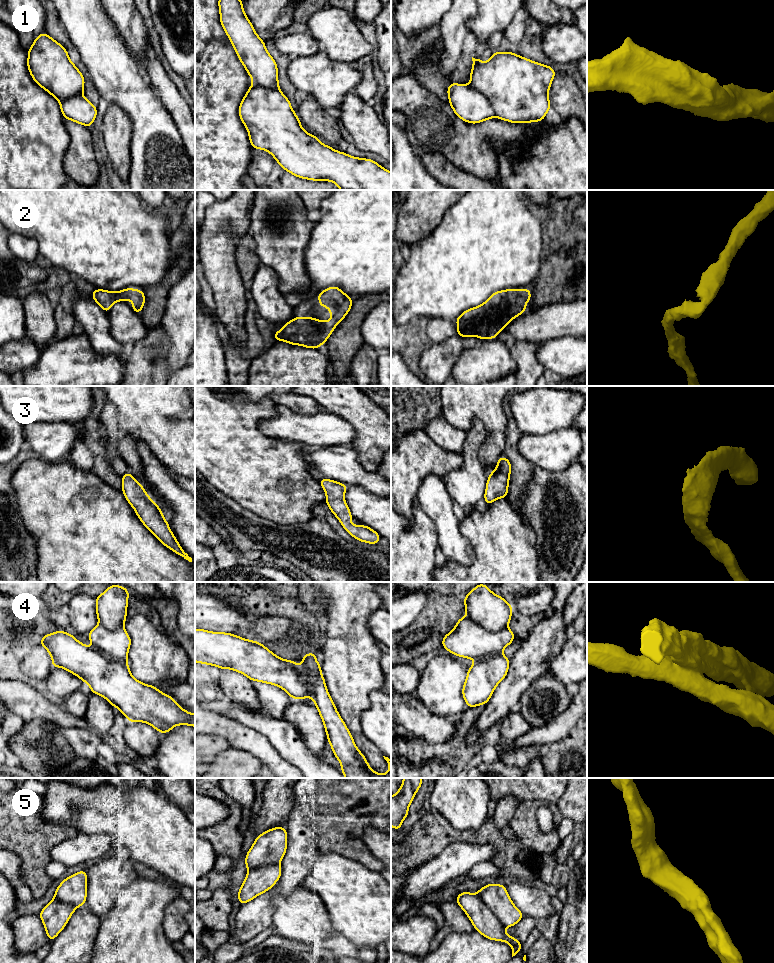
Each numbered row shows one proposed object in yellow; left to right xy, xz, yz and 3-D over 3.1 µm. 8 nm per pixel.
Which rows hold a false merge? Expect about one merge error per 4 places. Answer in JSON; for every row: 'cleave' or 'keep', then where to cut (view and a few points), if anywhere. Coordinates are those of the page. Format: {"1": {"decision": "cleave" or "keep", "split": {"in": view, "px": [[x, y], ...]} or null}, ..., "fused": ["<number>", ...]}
{"1": {"decision": "keep", "split": null}, "2": {"decision": "keep", "split": null}, "3": {"decision": "keep", "split": null}, "4": {"decision": "cleave", "split": {"in": "xy", "px": [[95, 647], [108, 656], [126, 663]]}}, "5": {"decision": "keep", "split": null}, "fused": ["4"]}

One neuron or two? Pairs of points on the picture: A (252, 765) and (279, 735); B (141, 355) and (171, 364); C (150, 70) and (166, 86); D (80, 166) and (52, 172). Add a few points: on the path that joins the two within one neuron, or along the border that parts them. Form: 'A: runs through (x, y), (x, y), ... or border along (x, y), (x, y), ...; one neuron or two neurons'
A: border along (236, 749), (250, 752), (259, 760), (262, 767); two neurons
B: border along (168, 339), (165, 368), (170, 374); two neurons
C: runs through (154, 74), (162, 82); one neuron
D: border along (67, 147), (63, 158), (63, 170), (69, 178); two neurons

